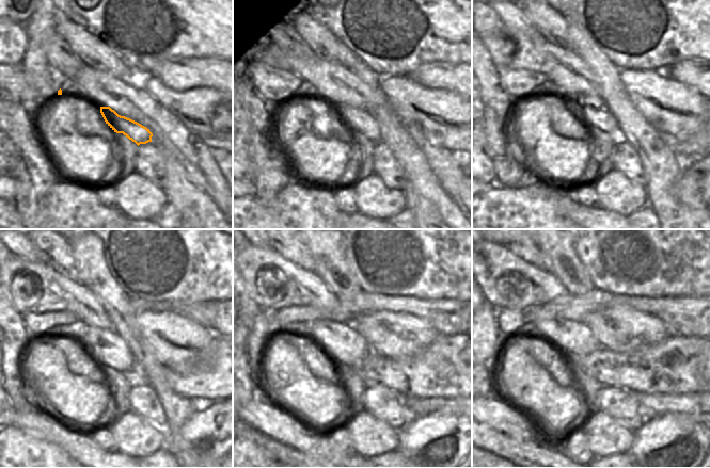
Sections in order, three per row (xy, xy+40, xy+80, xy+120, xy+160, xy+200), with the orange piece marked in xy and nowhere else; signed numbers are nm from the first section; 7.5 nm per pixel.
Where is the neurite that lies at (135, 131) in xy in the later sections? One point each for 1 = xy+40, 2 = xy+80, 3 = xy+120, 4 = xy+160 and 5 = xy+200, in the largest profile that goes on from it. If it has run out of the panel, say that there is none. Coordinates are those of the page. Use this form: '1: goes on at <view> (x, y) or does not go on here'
1: goes on at xy+40 (361, 119)
2: goes on at xy+80 (588, 111)
3: goes on at xy+120 (109, 349)
4: goes on at xy+160 (341, 341)
5: goes on at xy+200 (578, 338)

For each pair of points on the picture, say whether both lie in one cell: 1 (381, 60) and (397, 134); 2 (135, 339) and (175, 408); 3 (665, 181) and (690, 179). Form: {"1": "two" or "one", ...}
{"1": "two", "2": "one", "3": "two"}

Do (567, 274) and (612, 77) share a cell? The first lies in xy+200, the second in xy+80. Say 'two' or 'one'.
one

